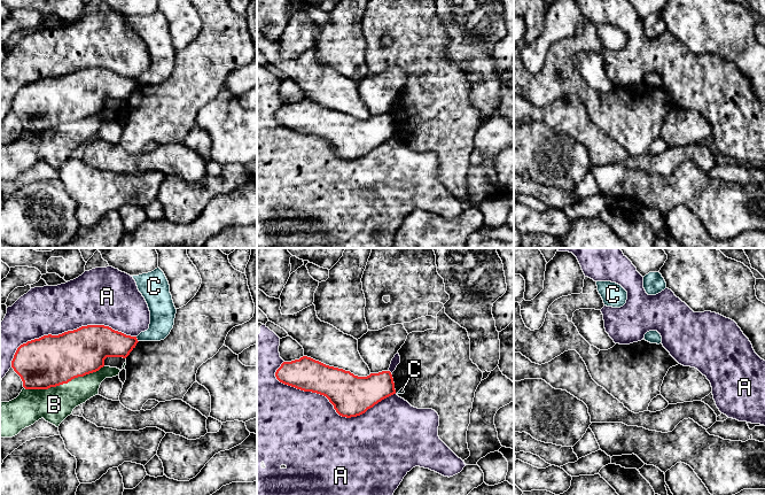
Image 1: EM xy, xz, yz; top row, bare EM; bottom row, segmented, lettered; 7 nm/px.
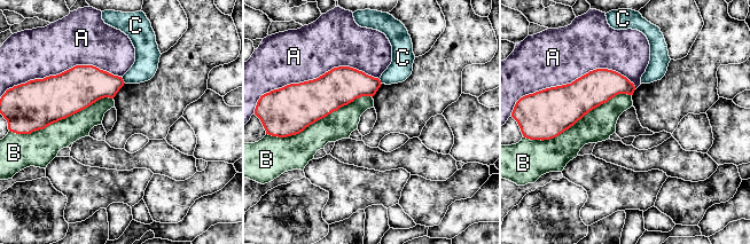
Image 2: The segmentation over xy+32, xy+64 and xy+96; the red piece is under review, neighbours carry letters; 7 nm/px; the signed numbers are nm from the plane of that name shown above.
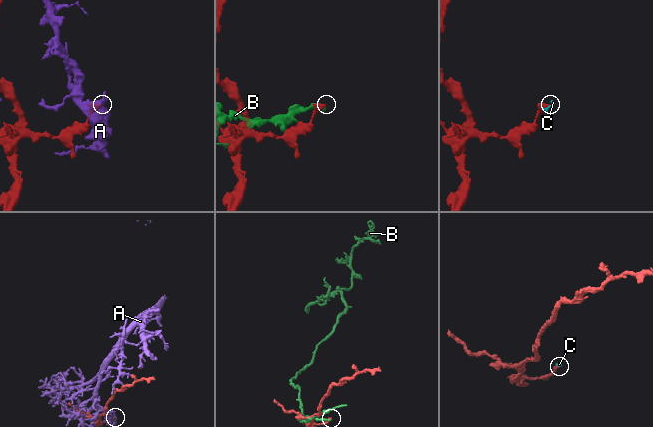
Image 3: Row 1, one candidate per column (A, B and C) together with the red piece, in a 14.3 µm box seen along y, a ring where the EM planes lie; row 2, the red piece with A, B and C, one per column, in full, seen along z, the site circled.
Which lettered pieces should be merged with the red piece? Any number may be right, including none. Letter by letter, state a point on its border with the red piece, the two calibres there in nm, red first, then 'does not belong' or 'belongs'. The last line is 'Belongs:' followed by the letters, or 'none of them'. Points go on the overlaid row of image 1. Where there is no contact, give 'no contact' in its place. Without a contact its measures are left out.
A: xz (334, 407) | 280/480 nm | does not belong
B: xy (63, 383) | 360/240 nm | does not belong
C: xy (137, 339) | 220/180 nm | does not belong
Belongs: none of them

